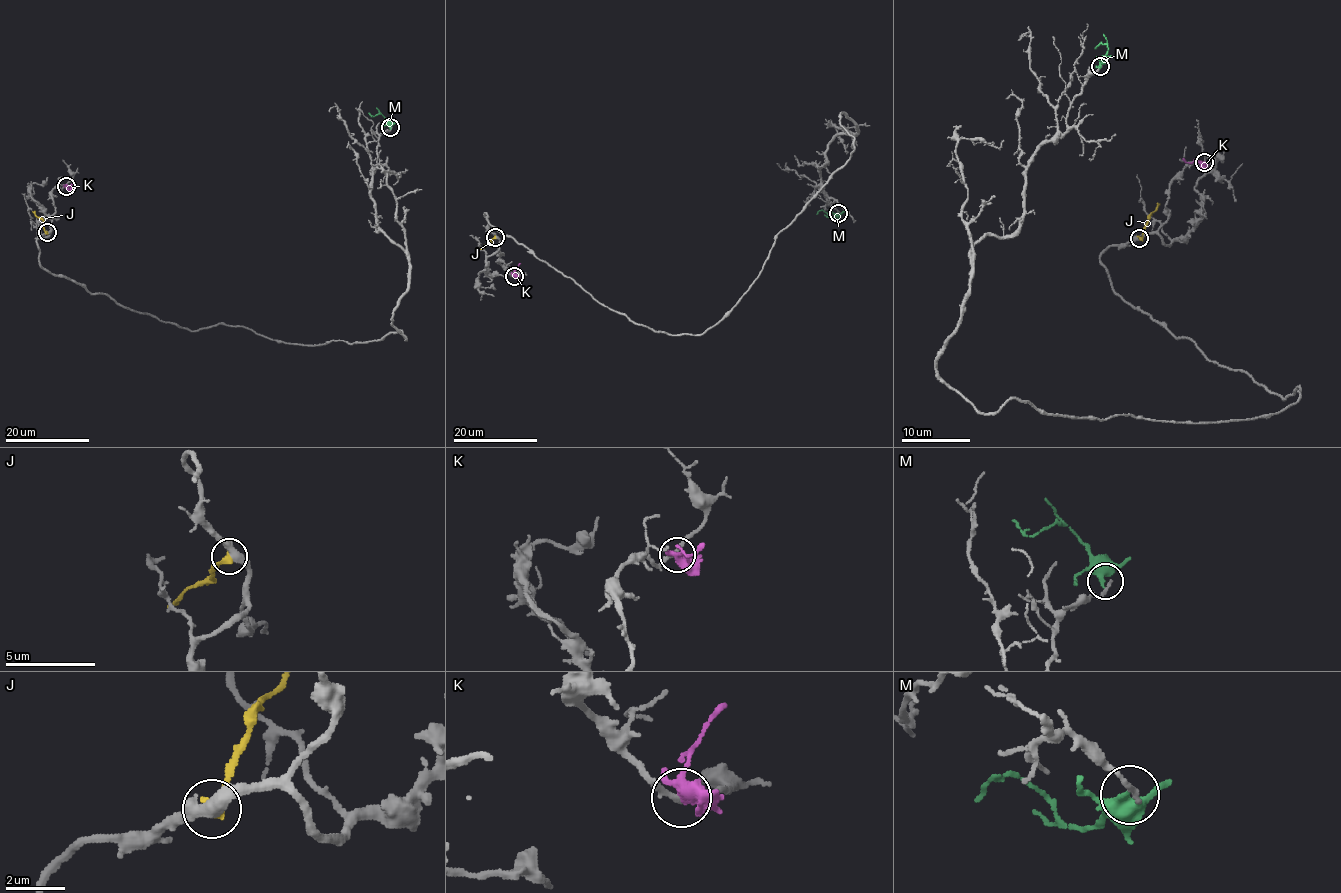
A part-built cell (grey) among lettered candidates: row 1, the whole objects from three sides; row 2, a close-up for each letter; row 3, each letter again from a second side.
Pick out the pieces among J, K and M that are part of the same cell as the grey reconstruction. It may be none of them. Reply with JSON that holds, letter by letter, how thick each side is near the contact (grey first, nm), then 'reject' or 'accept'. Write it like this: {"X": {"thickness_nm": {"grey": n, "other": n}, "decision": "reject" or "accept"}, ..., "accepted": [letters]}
{"J": {"thickness_nm": {"grey": 460, "other": 380}, "decision": "reject"}, "K": {"thickness_nm": {"grey": 190, "other": 440}, "decision": "reject"}, "M": {"thickness_nm": {"grey": 200, "other": 440}, "decision": "reject"}, "accepted": []}

